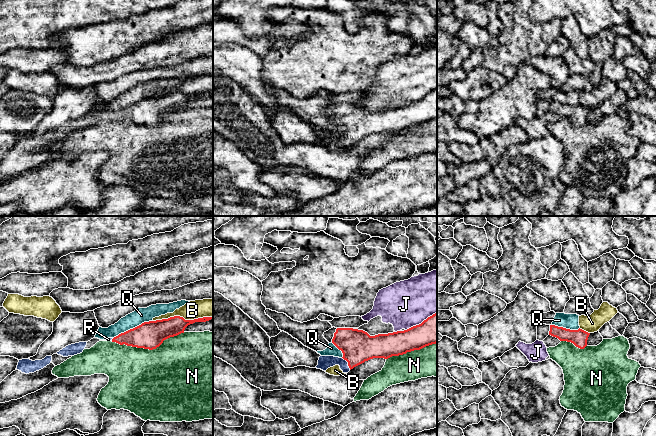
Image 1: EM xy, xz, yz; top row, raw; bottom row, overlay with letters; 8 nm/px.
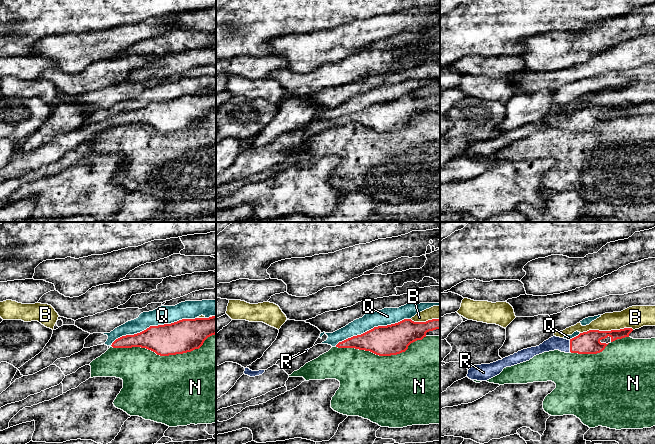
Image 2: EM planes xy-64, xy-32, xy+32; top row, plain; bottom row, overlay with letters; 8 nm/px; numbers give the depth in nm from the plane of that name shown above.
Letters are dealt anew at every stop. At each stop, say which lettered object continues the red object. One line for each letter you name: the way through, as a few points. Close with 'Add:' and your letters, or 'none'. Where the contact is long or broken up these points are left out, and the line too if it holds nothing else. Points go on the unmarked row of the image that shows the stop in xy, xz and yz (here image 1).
R: across xz (357, 122), (348, 139), (340, 137), (324, 138)
Add: R

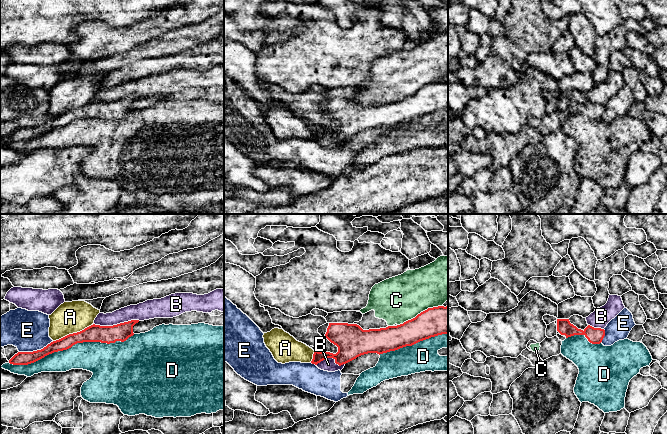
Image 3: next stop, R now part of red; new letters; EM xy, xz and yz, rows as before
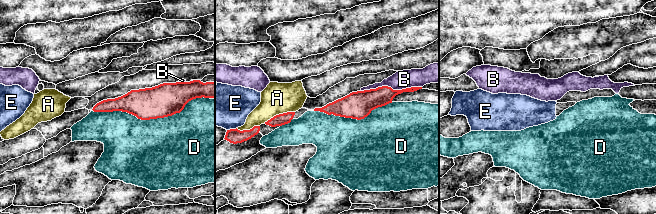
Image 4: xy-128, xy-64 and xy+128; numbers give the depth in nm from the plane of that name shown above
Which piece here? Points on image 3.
Add: none

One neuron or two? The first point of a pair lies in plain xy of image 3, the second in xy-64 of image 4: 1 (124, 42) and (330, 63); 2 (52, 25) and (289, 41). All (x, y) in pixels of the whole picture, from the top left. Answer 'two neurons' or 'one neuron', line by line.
1: two neurons
2: two neurons

